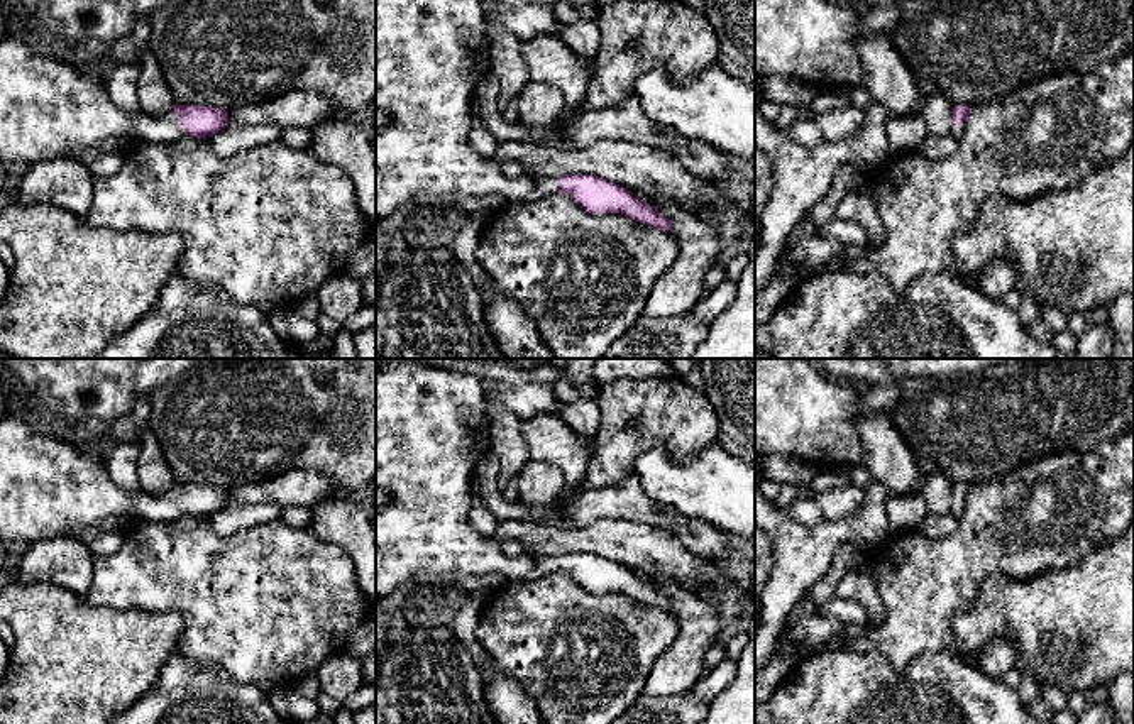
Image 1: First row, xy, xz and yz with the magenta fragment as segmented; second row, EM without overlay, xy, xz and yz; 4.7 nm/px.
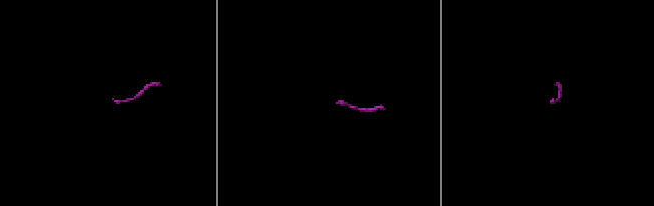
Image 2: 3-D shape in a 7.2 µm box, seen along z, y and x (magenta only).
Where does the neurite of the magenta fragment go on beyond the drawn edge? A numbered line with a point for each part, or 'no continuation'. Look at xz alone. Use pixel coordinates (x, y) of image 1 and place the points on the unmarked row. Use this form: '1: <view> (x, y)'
1: xz (432, 427)

